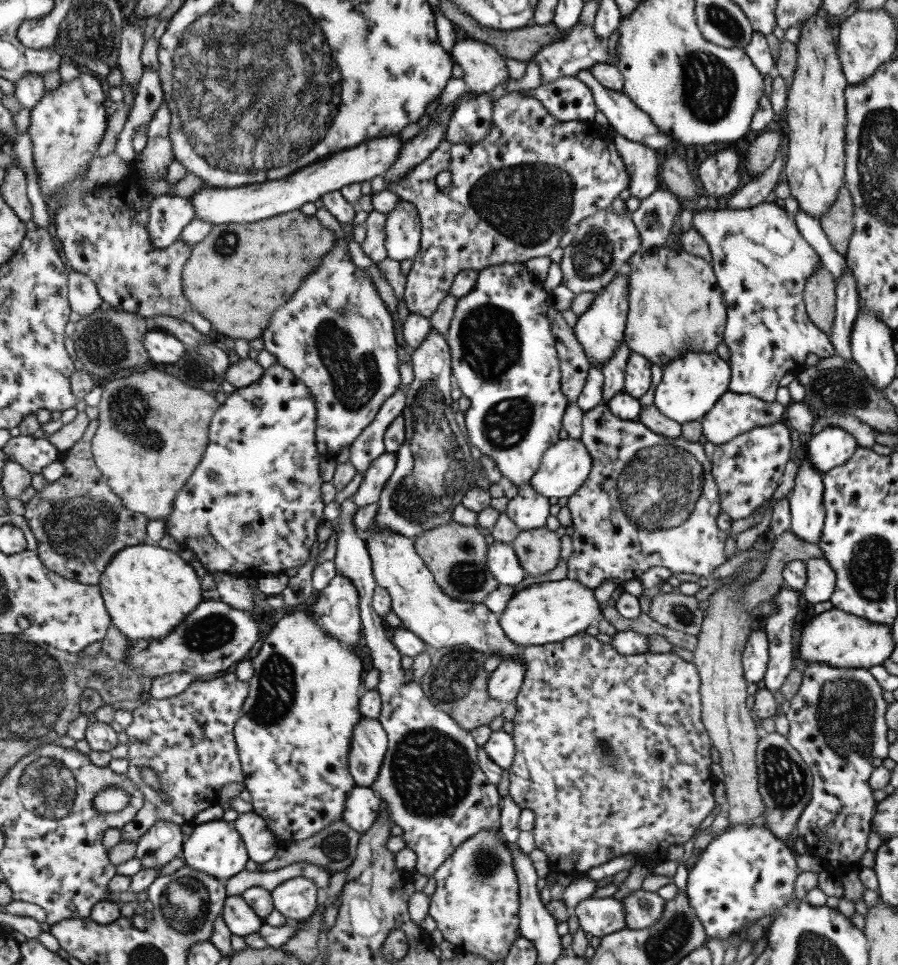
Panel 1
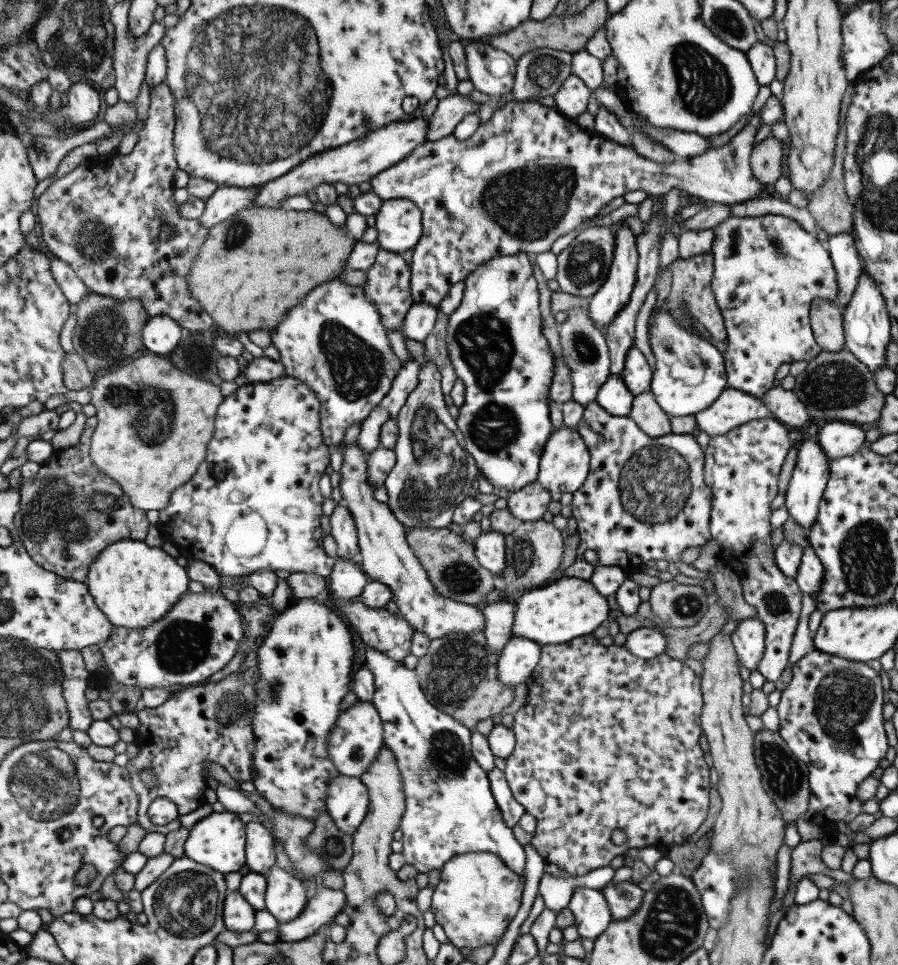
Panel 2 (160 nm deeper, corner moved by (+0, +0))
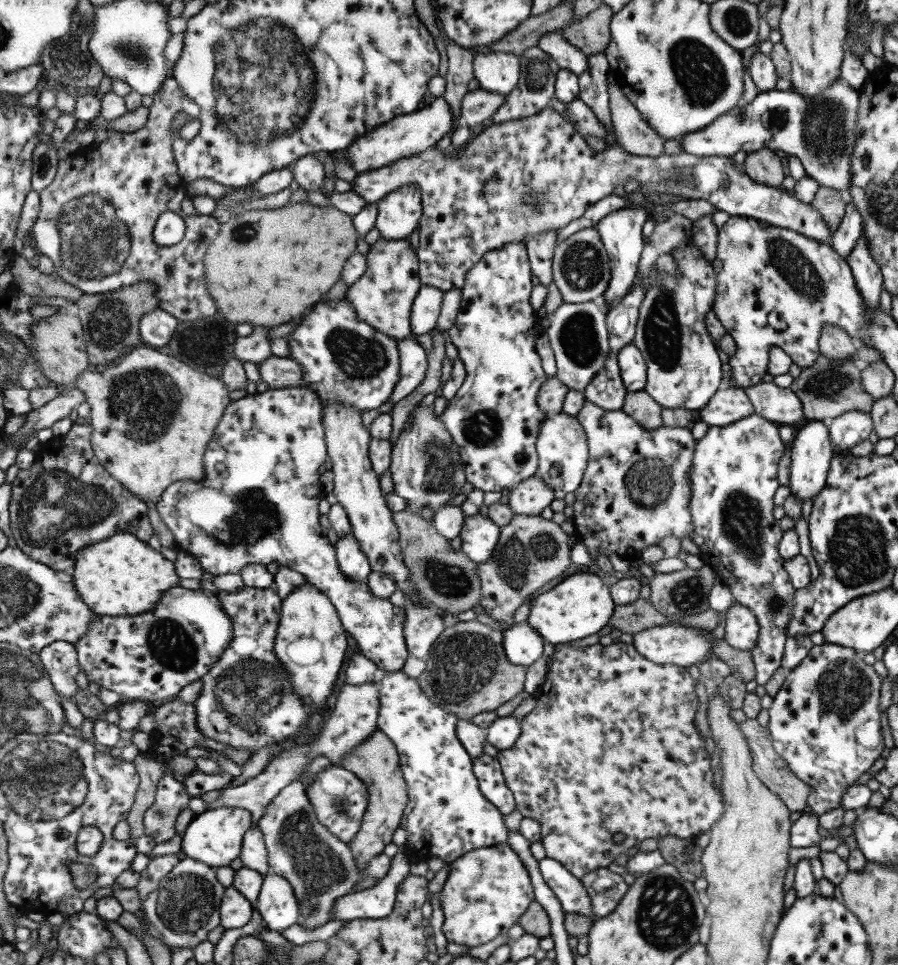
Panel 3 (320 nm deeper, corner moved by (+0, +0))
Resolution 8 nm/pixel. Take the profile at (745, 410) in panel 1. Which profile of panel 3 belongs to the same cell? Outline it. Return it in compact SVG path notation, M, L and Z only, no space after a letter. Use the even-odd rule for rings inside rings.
M722 386L695 415L707 426L727 426L753 413L753 405L742 388Z

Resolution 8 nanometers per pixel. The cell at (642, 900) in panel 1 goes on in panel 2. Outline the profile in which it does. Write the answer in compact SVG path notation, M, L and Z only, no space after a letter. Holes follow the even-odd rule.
M629 880L616 884L606 883L599 891L607 903L613 921L626 919L630 914L633 914L644 893Z

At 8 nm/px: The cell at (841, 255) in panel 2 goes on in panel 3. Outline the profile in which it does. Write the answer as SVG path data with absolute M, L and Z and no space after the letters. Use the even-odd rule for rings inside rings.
M837 77L835 81L830 82L824 89L820 90L814 97L805 99L802 94L789 88L787 90L768 90L765 92L757 92L756 96L749 103L728 110L725 114L715 118L706 127L695 132L687 133L677 140L681 145L682 152L692 154L698 157L709 156L732 156L740 150L746 153L755 152L761 148L768 148L775 152L781 152L785 156L794 156L799 159L805 176L815 180L818 187L825 189L833 189L837 193L841 193L845 203L845 214L841 218L841 222L834 231L831 231L830 248L837 256L846 259L847 254L851 252L851 248L855 246L855 242L859 240L862 234L861 216L851 204L847 195L847 187L849 187L849 179L851 179L850 156L856 141L857 123L856 112L858 109L859 97L858 90L851 88L843 79Z

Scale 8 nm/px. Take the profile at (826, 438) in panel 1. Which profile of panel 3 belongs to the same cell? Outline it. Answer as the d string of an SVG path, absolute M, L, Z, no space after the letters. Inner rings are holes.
M850 410L828 420L827 427L831 446L837 446L839 453L844 453L855 444L867 440L872 430L872 420L868 412Z

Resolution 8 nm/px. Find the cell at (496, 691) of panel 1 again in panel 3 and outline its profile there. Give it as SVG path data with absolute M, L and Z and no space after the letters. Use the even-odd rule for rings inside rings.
M527 621L515 623L503 633L505 658L513 666L527 668L541 658L543 639Z

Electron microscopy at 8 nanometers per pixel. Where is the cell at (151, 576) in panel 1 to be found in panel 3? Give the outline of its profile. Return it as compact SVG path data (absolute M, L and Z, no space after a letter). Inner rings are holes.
M124 532L85 546L71 574L76 589L95 613L103 616L137 616L153 610L166 590L179 586L175 562L167 560L137 535Z

